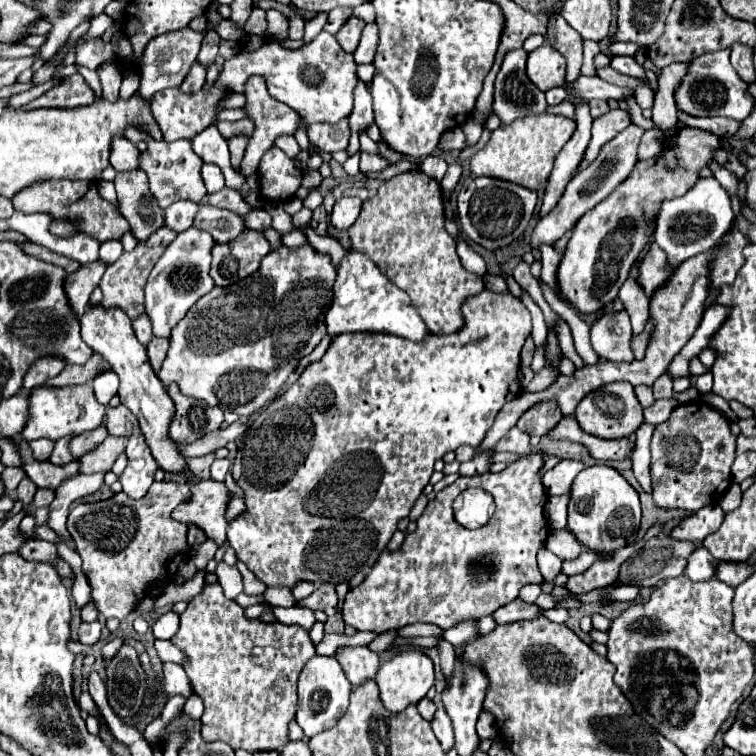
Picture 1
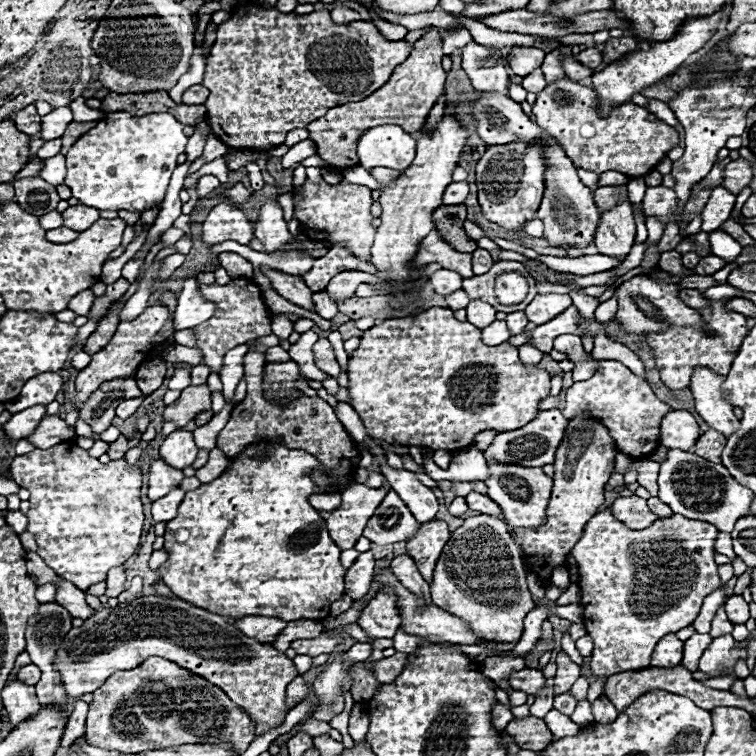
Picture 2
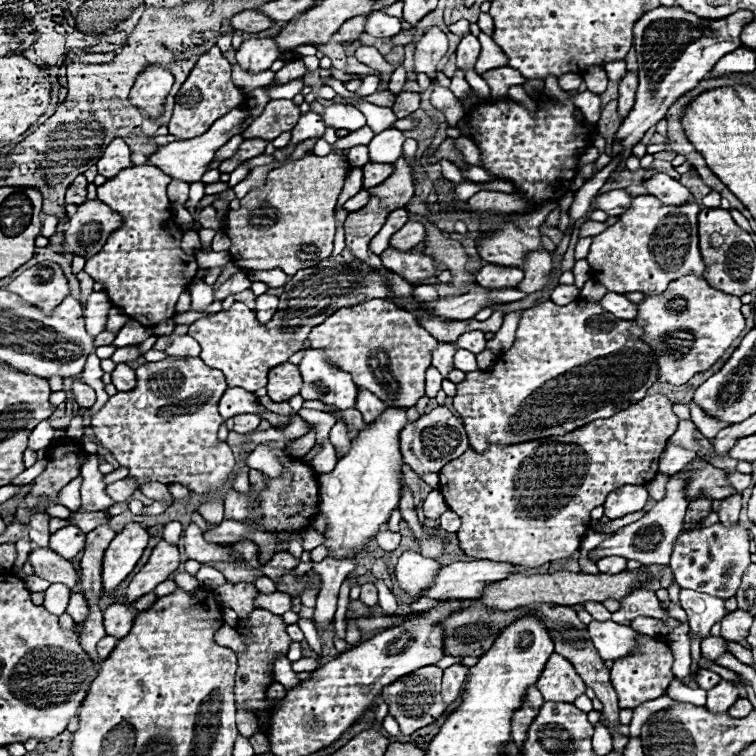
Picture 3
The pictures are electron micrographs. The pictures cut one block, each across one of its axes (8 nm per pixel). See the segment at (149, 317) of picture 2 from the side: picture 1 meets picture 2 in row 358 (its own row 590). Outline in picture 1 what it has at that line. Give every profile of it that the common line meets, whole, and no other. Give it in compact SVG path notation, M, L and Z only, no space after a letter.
M154 482L150 492L140 500L132 500L124 492L120 492L104 502L78 504L70 512L68 532L74 538L76 552L82 558L82 570L92 588L92 598L94 598L96 610L104 618L124 620L128 614L132 614L136 610L136 606L144 598L150 582L162 582L166 576L170 580L176 574L176 568L184 560L184 556L188 556L190 546L186 542L188 528L184 524L178 524L170 514L172 514L172 508L176 508L182 500L186 500L186 496L188 496L186 484Z

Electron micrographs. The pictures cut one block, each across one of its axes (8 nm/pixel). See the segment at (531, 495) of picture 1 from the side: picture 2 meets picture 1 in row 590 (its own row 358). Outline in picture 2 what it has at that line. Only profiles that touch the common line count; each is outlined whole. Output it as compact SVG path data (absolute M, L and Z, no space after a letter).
M430 308L422 314L416 314L412 318L394 318L394 320L384 320L378 326L372 326L370 330L366 330L360 338L360 346L352 352L352 356L348 358L348 394L350 394L350 406L358 412L360 420L366 426L366 434L372 438L372 442L376 446L382 444L402 444L402 446L422 446L422 448L432 448L432 450L458 450L464 446L470 446L472 438L480 432L480 430L502 430L502 432L510 432L510 430L518 430L522 426L526 426L530 420L536 418L538 414L538 402L542 398L546 398L550 392L550 376L548 372L540 370L538 366L526 368L520 358L518 358L518 348L510 346L508 342L498 344L498 346L484 346L480 342L480 330L476 326L472 326L470 322L460 322L454 318L452 310L448 308Z

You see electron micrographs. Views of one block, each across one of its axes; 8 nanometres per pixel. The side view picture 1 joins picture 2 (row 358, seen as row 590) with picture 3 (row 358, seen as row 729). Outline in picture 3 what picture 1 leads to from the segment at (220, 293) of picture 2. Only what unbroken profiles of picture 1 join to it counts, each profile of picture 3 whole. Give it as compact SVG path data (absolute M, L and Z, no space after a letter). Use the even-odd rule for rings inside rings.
M322 260L318 266L300 270L298 274L288 278L284 294L280 296L280 306L270 322L260 324L252 310L248 310L242 302L234 302L228 310L198 318L190 326L188 334L200 342L200 358L208 366L224 370L228 386L238 386L246 392L256 392L258 388L266 386L268 370L296 354L308 340L310 330L322 324L330 314L334 314L334 310L342 306L356 306L358 302L366 302L366 298L390 298L390 294L392 290L388 288L386 280L378 276L368 264L338 264ZM336 296L342 296L346 304L318 304L318 298Z

